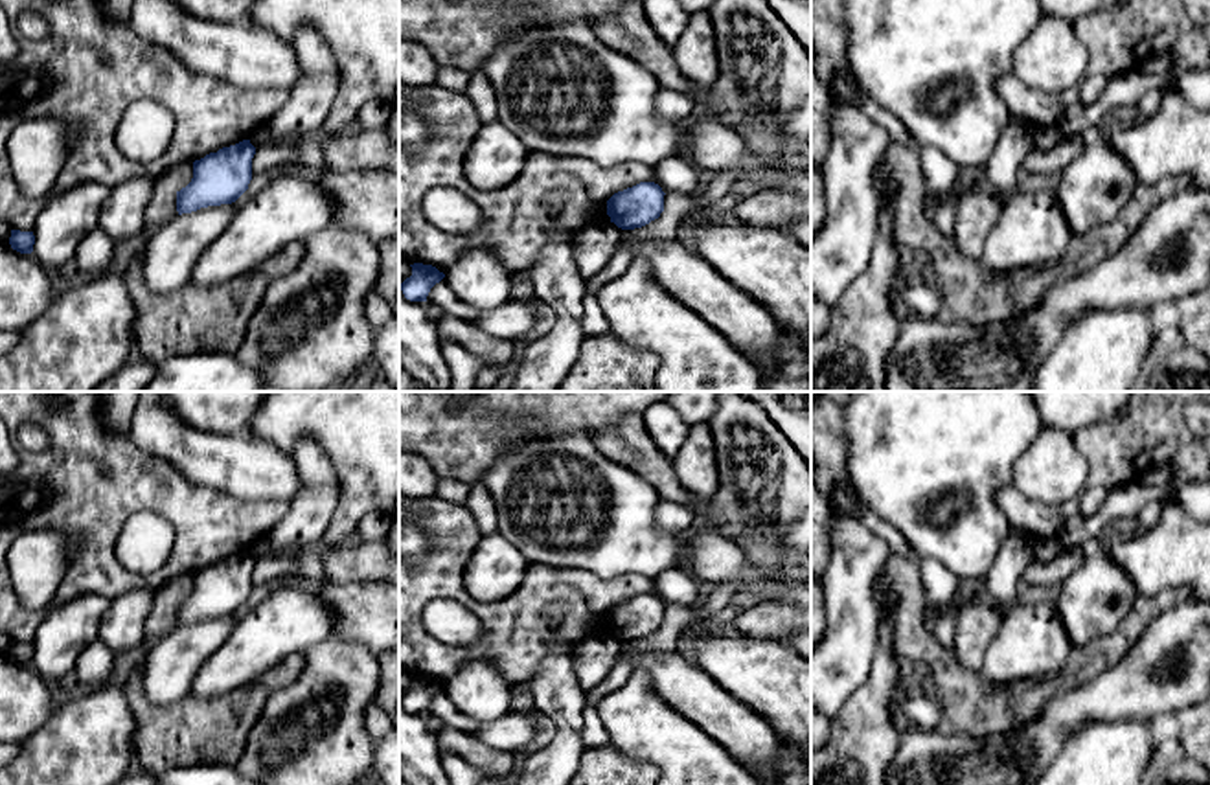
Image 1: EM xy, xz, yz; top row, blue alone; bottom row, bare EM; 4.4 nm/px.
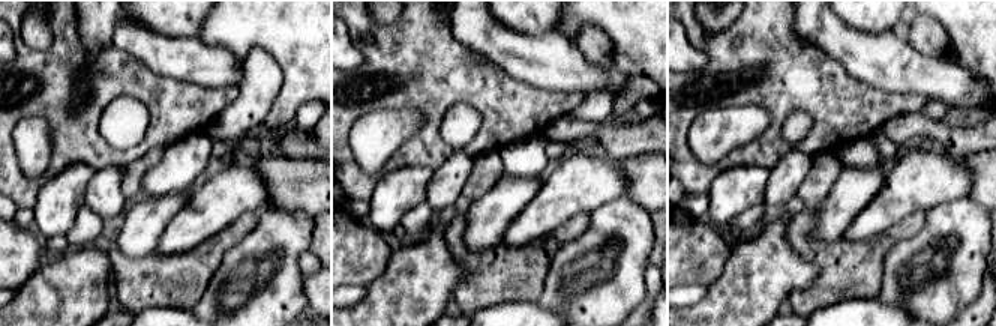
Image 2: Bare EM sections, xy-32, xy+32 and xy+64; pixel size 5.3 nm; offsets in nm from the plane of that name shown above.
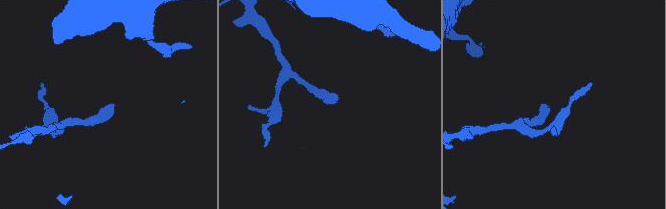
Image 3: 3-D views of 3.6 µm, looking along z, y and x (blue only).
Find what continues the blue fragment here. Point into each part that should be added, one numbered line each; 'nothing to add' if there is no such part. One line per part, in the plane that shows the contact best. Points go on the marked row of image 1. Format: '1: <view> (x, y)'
nothing to add

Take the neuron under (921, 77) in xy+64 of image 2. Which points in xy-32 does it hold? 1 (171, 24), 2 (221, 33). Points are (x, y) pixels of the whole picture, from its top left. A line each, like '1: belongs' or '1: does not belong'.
1: does not belong
2: does not belong

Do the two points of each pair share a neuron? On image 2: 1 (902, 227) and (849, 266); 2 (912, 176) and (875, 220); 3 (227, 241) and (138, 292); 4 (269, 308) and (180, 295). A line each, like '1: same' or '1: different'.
1: same
2: same
3: same
4: different

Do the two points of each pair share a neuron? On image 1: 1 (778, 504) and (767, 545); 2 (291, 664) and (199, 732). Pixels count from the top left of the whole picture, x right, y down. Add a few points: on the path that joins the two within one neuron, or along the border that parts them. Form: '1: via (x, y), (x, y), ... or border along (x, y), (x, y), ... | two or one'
1: via (769, 513), (767, 535) | one
2: via (269, 682), (221, 725) | one

